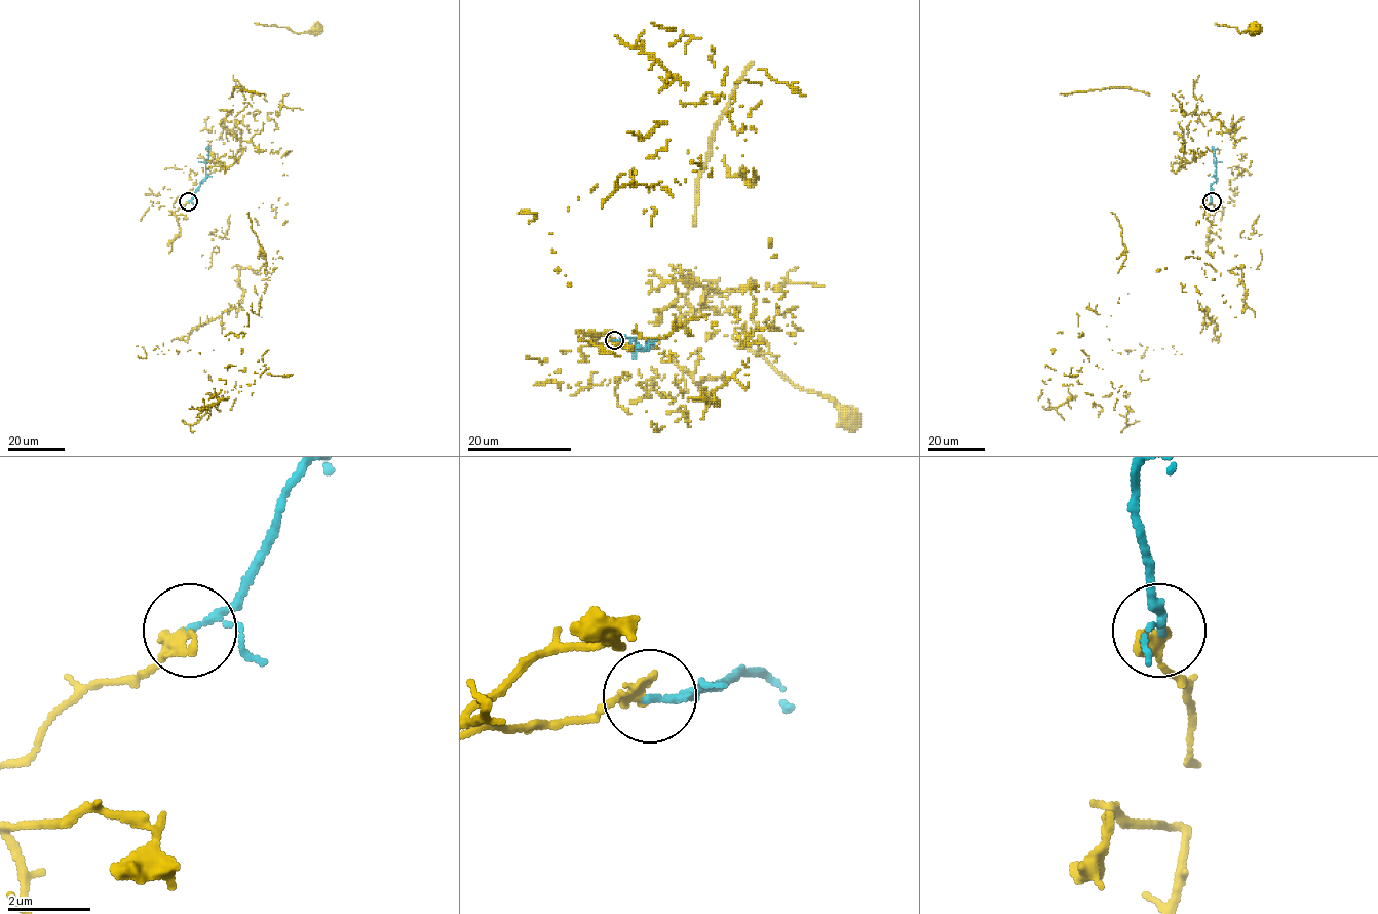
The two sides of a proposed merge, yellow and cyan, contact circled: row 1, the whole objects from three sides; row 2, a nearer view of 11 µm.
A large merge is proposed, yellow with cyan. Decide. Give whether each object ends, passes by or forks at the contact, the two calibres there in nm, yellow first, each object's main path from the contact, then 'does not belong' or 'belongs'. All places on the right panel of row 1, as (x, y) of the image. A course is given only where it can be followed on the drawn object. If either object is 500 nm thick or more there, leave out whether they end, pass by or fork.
yellow ends | cyan passes by | 280/140 nm | yellow via (1212, 201), (1222, 210), (1241, 155), (1229, 130), (1216, 132), (1191, 114), (1215, 24), (1254, 29) | cyan via (1212, 201), (1211, 185), (1216, 181), (1212, 146) | belongs

